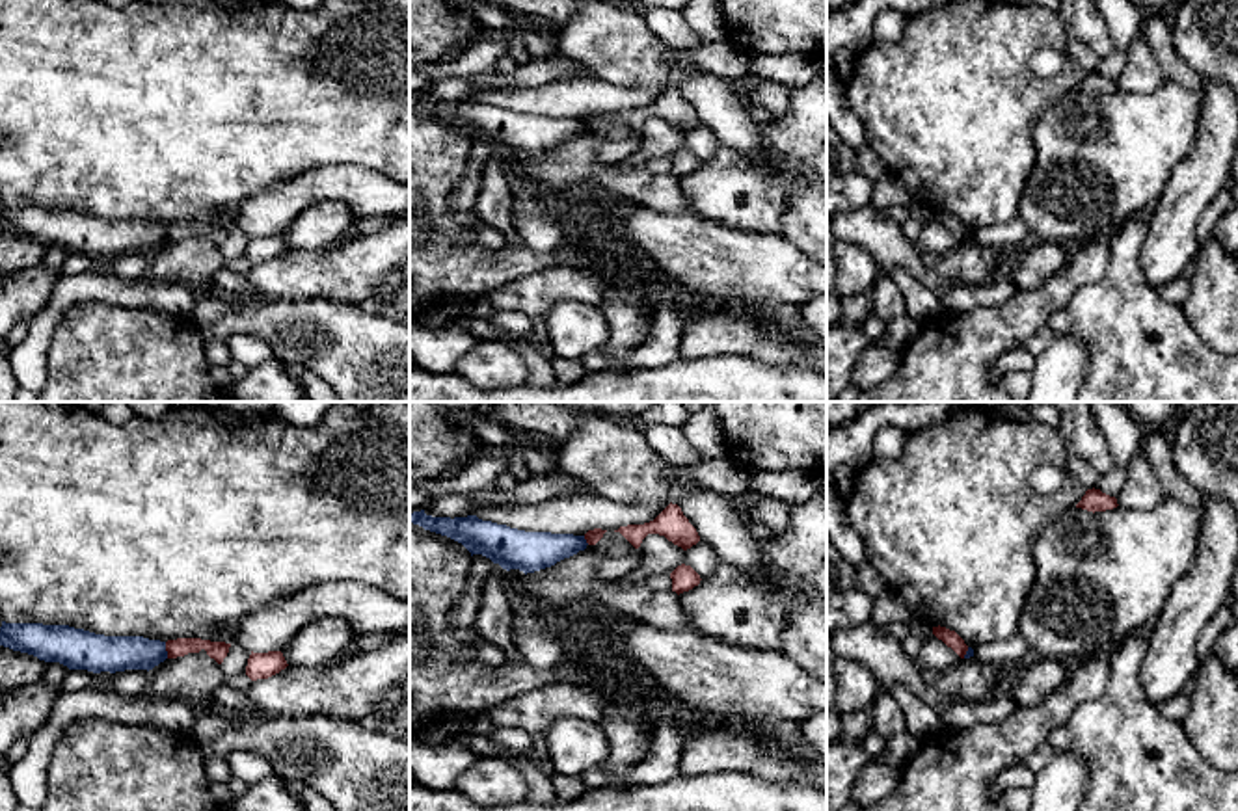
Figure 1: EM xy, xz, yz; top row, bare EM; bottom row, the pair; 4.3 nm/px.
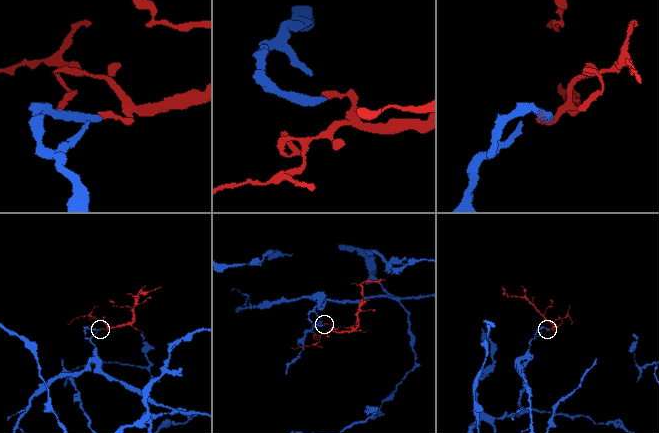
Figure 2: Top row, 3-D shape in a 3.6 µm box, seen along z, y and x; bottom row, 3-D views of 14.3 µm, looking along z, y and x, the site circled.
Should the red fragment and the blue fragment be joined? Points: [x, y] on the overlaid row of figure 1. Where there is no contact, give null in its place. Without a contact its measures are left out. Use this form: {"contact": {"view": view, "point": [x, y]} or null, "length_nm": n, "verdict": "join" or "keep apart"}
{"contact": {"view": "xy", "point": [166, 650]}, "length_nm": 70, "verdict": "keep apart"}

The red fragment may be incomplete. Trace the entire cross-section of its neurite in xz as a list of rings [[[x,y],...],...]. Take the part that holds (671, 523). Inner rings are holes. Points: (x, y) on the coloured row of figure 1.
[[[668,504],[653,521],[644,525],[627,525],[618,530],[635,549],[640,547],[648,534],[665,536],[683,551],[691,549],[700,541],[696,528],[689,523],[678,504]]]

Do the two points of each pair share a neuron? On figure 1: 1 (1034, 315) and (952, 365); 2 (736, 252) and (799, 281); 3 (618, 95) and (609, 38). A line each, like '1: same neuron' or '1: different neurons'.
1: same neuron
2: same neuron
3: different neurons

